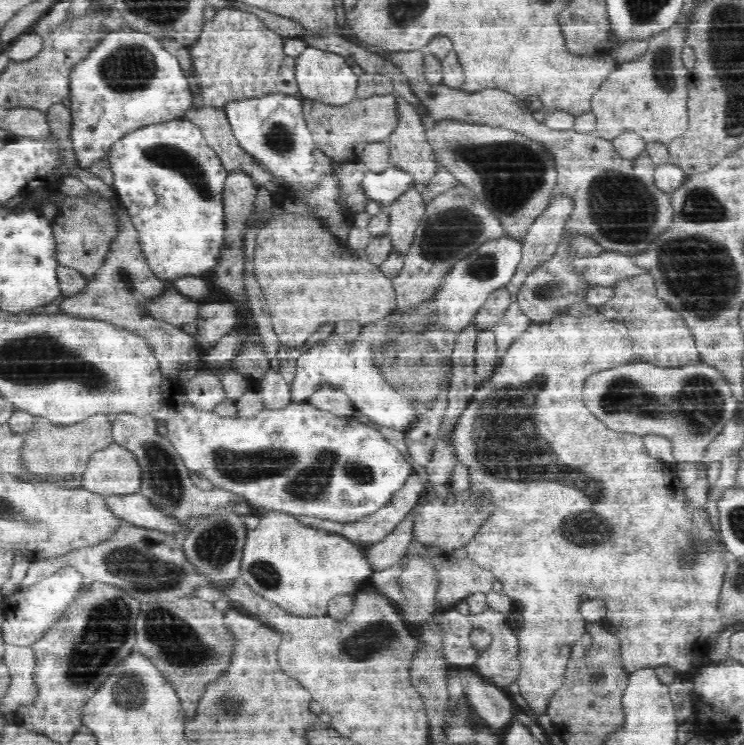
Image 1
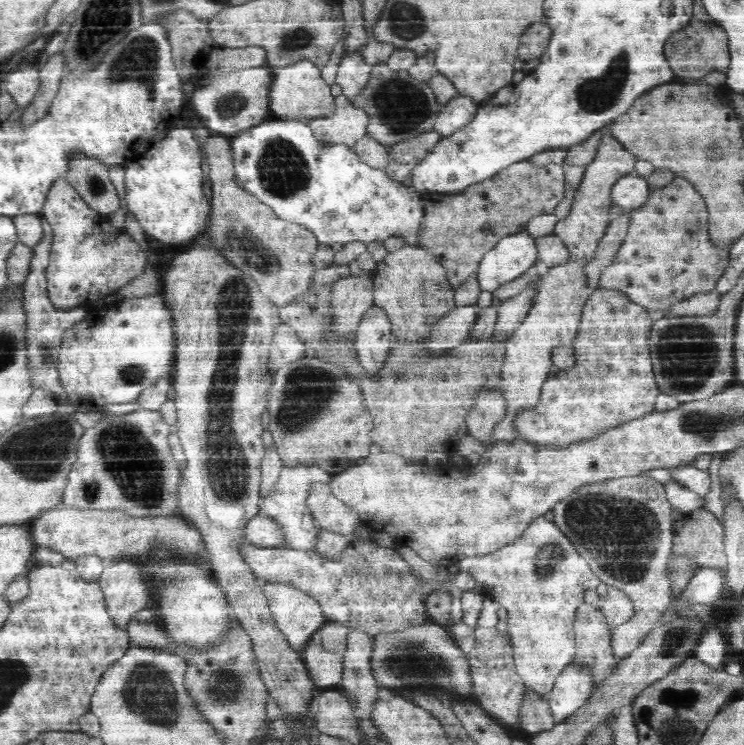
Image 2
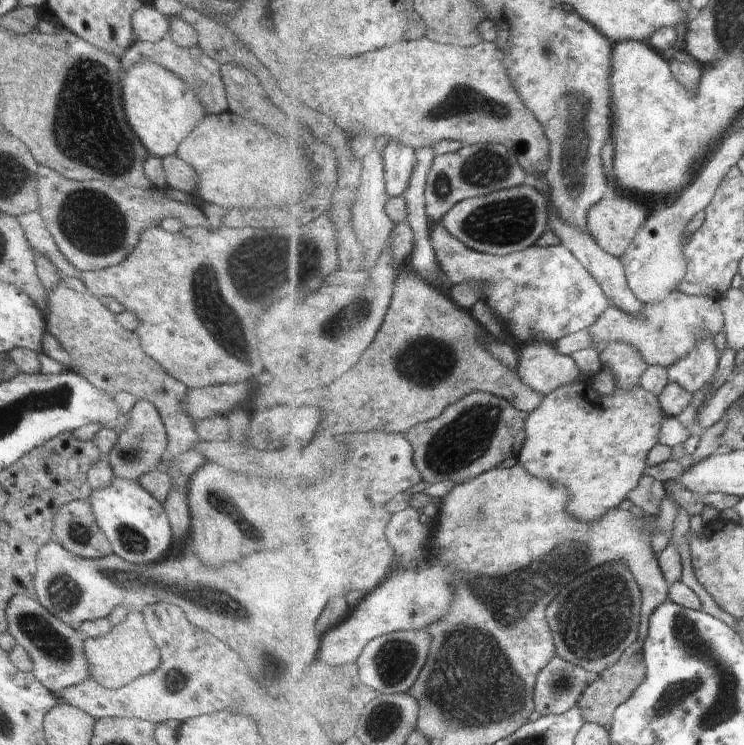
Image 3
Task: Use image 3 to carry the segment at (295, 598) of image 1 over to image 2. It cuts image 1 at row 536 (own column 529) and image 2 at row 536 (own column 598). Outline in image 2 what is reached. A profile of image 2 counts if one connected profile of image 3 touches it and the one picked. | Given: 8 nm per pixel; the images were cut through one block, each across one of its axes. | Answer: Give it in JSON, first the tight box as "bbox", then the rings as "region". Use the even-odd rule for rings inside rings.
{"bbox":[259,465,334,553],"region":[[[315,465],[282,468],[278,480],[272,484],[271,490],[262,496],[259,506],[259,512],[272,519],[282,533],[282,542],[278,547],[303,553],[316,552],[322,529],[315,522],[312,510],[308,506],[308,498],[310,498],[310,492],[314,490],[314,485],[328,485],[329,487],[334,477],[334,473]]]}

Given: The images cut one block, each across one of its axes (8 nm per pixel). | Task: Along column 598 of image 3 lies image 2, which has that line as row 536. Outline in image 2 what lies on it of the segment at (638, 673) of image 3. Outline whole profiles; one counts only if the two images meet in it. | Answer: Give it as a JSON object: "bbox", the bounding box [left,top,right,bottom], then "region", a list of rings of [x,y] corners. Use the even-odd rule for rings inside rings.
{"bbox":[673,509,727,569],"region":[[[696,509],[686,515],[683,527],[675,533],[673,538],[673,552],[697,552],[697,560],[702,567],[727,569],[727,556],[723,543],[724,535],[722,523],[710,511]]]}

